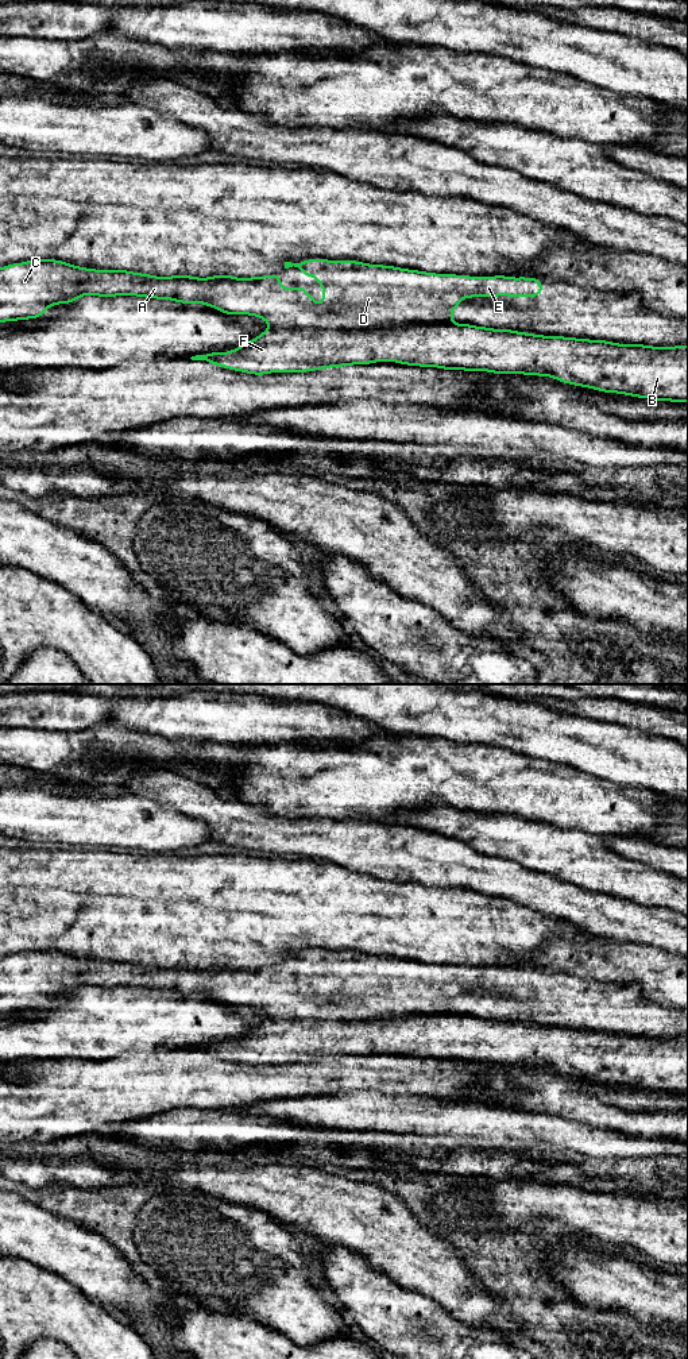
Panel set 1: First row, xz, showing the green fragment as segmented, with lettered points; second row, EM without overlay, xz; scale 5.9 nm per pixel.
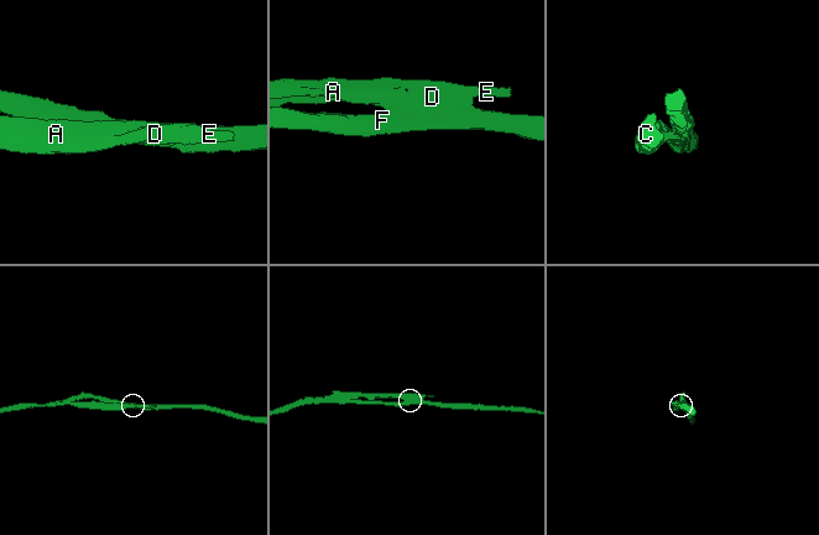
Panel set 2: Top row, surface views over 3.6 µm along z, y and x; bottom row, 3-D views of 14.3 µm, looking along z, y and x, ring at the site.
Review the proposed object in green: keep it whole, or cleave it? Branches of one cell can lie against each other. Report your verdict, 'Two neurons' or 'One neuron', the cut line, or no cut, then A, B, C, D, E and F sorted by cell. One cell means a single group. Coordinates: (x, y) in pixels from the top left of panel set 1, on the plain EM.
Two neurons. Split along xz (452, 1014), (367, 1019), (271, 1019). Groups: A C D E / B F

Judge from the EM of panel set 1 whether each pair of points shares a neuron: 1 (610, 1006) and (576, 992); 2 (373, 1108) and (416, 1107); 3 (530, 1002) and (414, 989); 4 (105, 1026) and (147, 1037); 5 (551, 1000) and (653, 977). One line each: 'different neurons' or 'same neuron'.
1: same neuron
2: same neuron
3: same neuron
4: same neuron
5: different neurons

